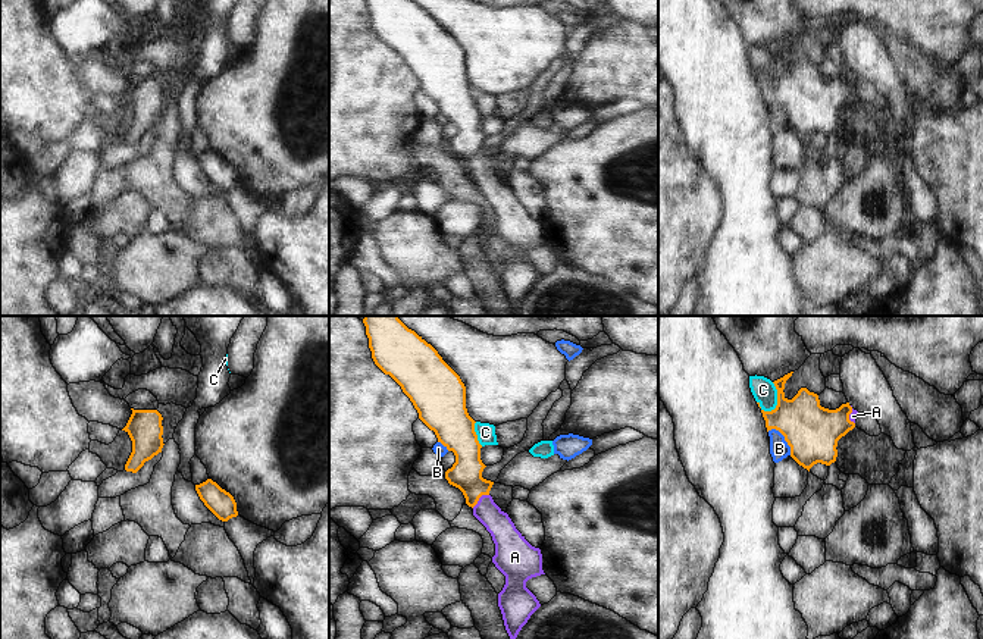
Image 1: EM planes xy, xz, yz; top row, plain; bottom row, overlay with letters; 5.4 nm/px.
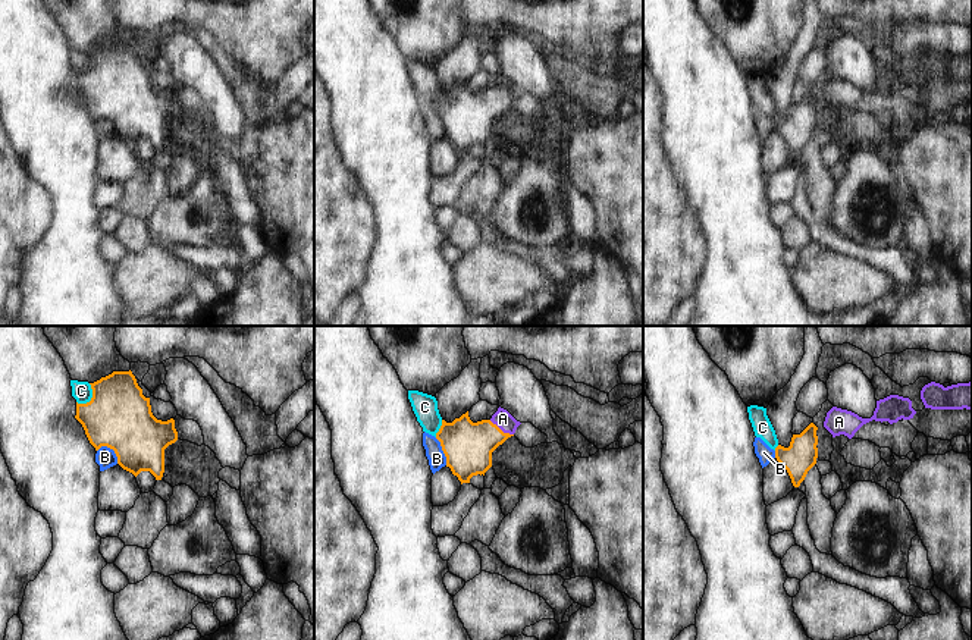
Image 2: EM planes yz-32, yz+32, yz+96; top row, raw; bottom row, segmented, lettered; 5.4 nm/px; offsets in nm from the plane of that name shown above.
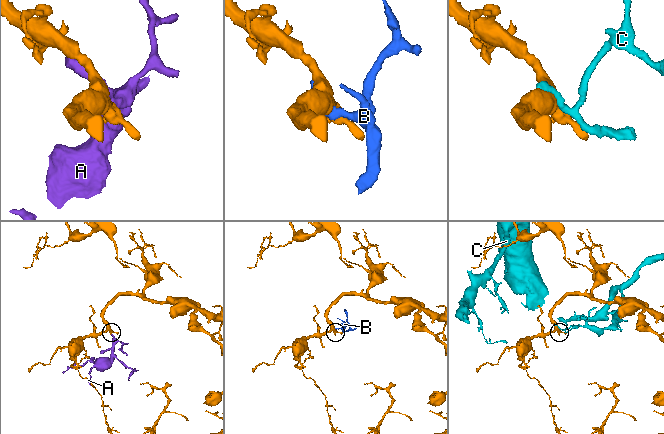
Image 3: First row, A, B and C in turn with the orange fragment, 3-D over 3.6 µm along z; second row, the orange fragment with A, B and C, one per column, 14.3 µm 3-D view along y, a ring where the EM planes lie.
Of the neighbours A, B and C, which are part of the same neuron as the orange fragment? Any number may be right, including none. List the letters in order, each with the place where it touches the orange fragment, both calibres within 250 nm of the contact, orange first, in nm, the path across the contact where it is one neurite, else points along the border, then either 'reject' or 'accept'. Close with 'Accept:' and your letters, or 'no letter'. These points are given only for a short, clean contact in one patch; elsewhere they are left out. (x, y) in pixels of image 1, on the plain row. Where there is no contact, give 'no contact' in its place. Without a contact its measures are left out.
A: xz (479, 168) | 180/140 nm | across xz (466, 144), (479, 168), (484, 179), (503, 201) | accept
B: yz (785, 109) | 300/110 nm | reject
C: yz (778, 71) | 300/130 nm | reject
Accept: A

